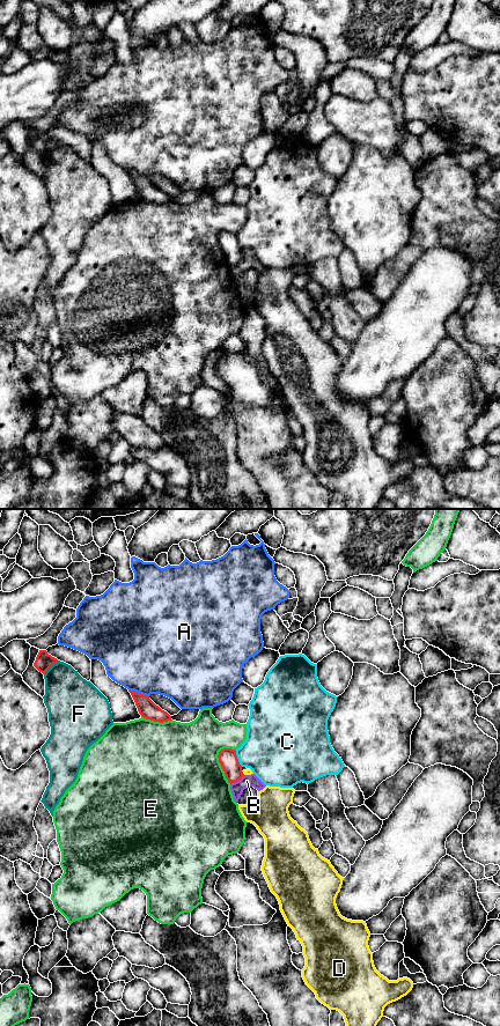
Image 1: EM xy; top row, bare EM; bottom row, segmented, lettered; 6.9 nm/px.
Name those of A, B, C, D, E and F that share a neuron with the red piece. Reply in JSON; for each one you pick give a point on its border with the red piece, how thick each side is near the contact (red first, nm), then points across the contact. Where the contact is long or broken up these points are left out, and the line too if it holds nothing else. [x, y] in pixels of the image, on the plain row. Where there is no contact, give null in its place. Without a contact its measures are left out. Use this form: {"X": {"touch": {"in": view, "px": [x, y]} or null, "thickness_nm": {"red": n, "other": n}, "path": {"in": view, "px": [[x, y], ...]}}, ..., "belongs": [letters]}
{"belongs": []}

